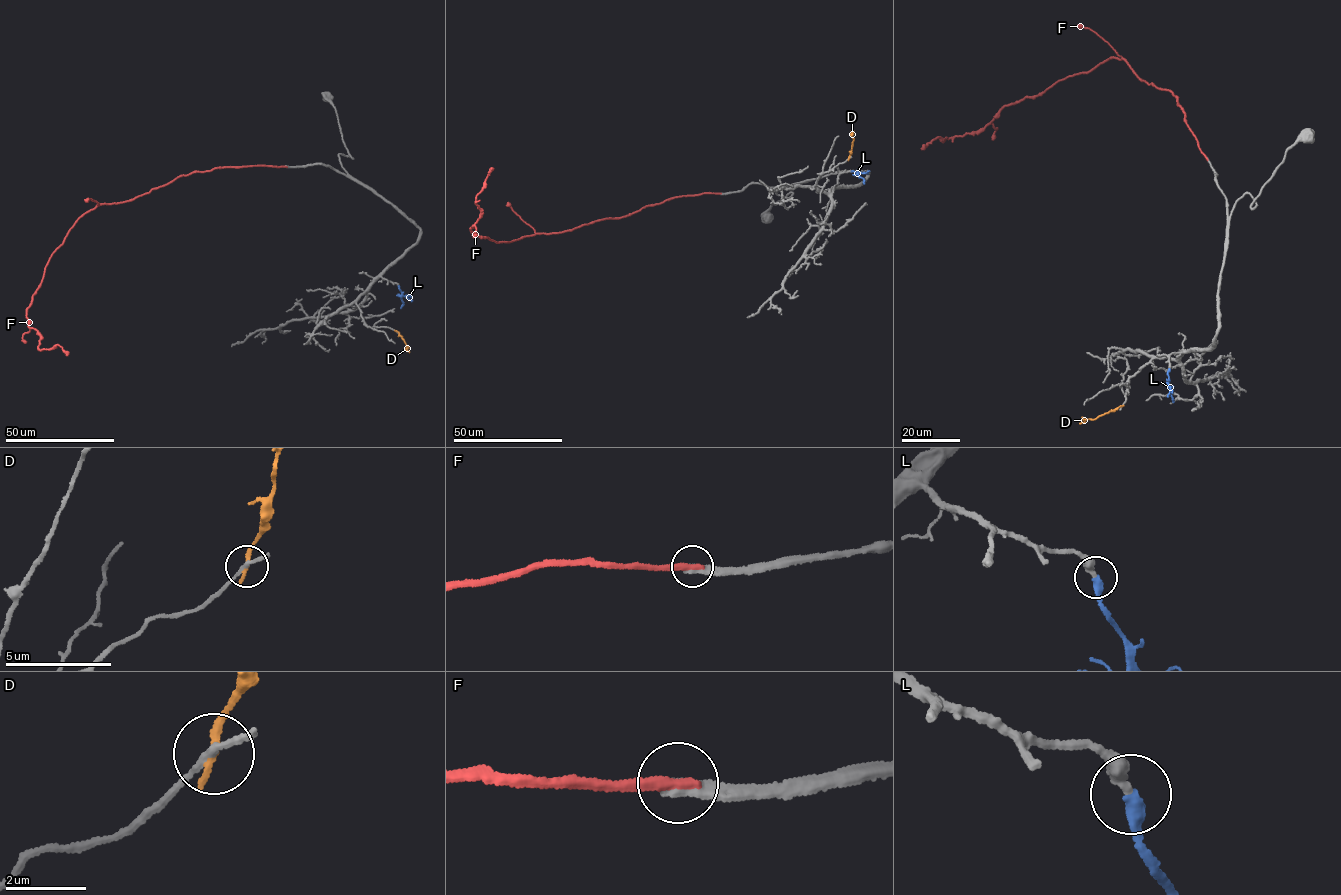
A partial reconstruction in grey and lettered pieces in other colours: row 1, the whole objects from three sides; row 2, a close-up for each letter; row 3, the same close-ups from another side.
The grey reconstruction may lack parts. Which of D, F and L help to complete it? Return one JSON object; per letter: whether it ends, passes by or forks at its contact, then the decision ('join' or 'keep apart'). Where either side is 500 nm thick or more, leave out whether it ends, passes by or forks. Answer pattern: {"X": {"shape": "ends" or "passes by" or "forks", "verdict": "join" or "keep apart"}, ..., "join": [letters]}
{"D": {"shape": "ends", "verdict": "keep apart"}, "F": {"shape": "ends", "verdict": "keep apart"}, "L": {"shape": "ends", "verdict": "join"}, "join": ["L"]}

